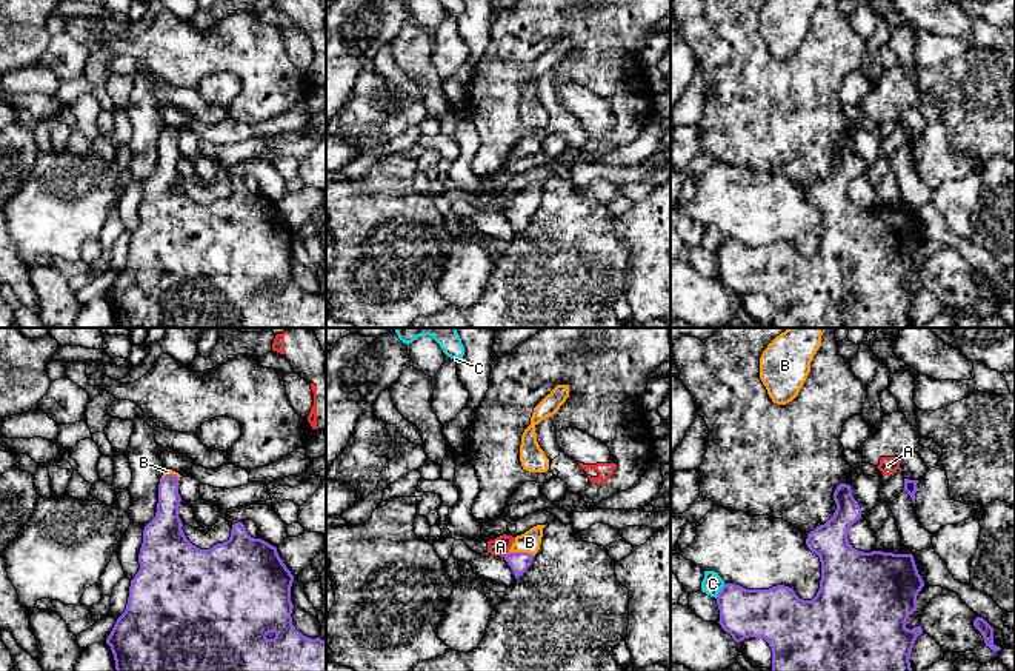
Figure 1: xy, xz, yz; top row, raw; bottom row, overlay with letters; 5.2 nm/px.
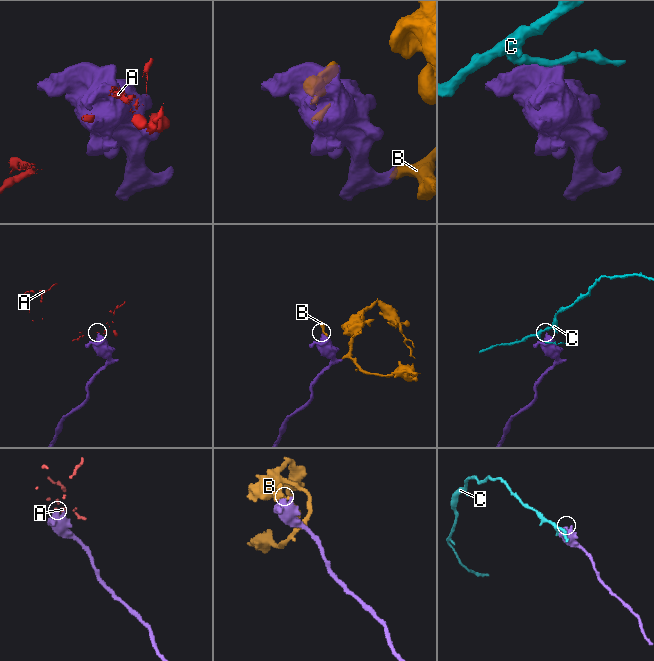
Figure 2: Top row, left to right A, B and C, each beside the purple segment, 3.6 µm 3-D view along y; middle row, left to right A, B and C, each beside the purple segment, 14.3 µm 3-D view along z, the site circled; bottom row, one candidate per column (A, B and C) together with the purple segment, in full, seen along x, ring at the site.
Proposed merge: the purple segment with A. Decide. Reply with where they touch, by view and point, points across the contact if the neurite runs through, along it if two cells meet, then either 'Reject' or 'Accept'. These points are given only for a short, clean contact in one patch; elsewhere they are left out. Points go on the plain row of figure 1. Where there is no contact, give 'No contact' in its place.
No contact. Reject

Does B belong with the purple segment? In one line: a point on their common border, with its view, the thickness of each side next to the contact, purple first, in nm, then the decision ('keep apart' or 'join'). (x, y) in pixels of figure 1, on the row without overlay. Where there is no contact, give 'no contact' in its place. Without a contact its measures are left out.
contact xz (522, 208); calibres 110 and 110 nm; join

